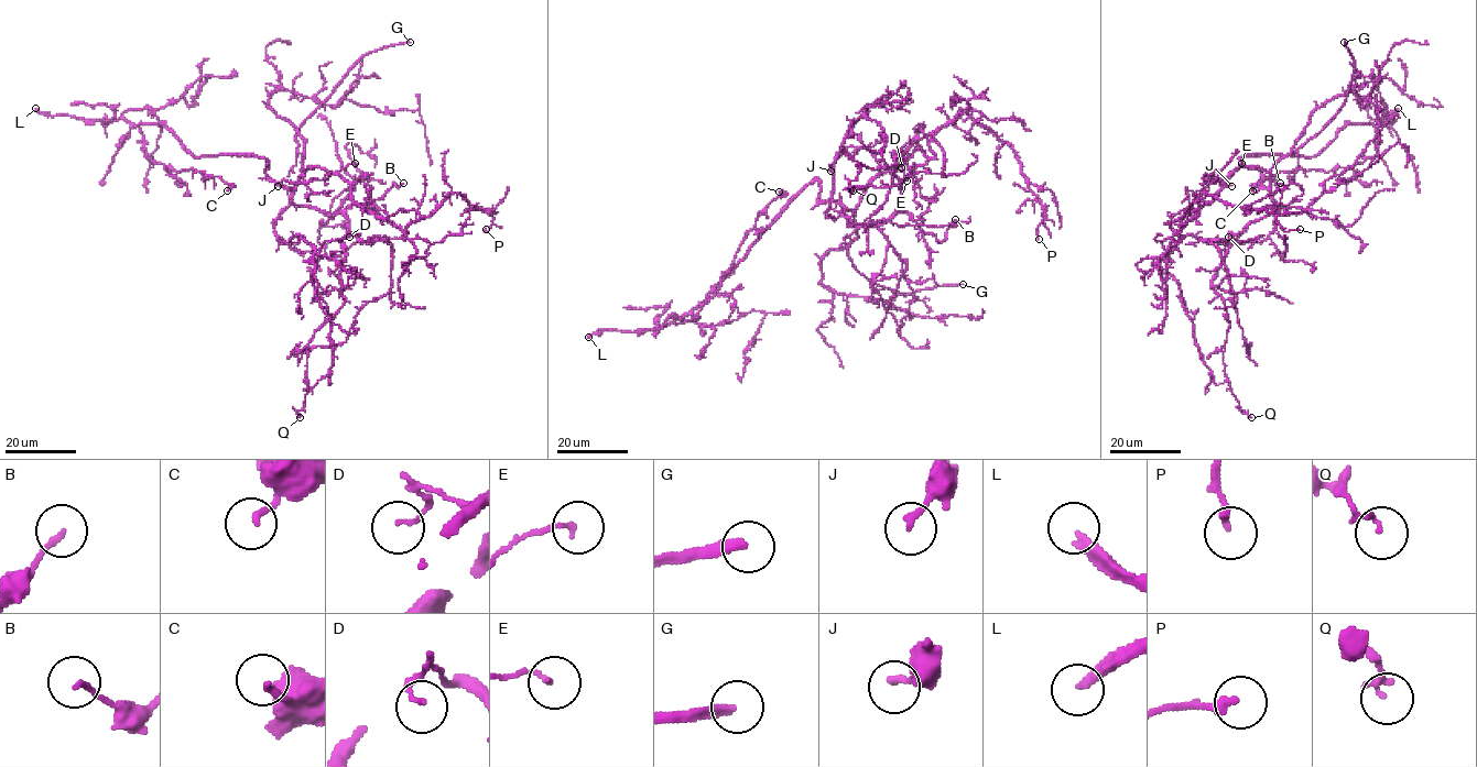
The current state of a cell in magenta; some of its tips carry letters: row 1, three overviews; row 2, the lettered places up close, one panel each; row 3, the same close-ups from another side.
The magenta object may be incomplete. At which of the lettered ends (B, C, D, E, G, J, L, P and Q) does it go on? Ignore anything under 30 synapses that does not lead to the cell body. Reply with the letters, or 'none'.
G, L

